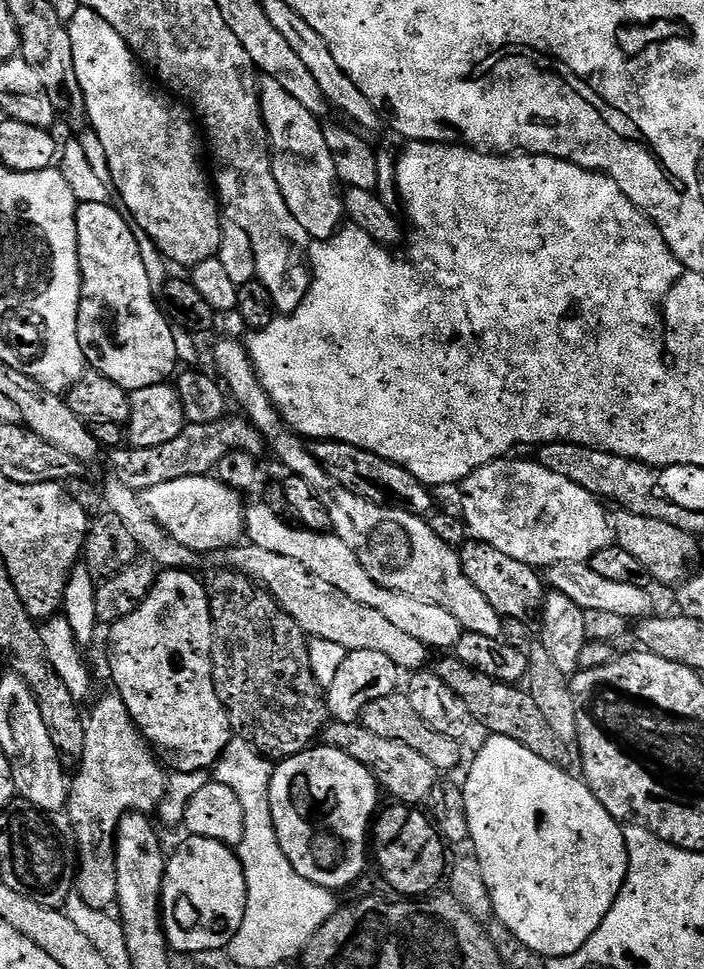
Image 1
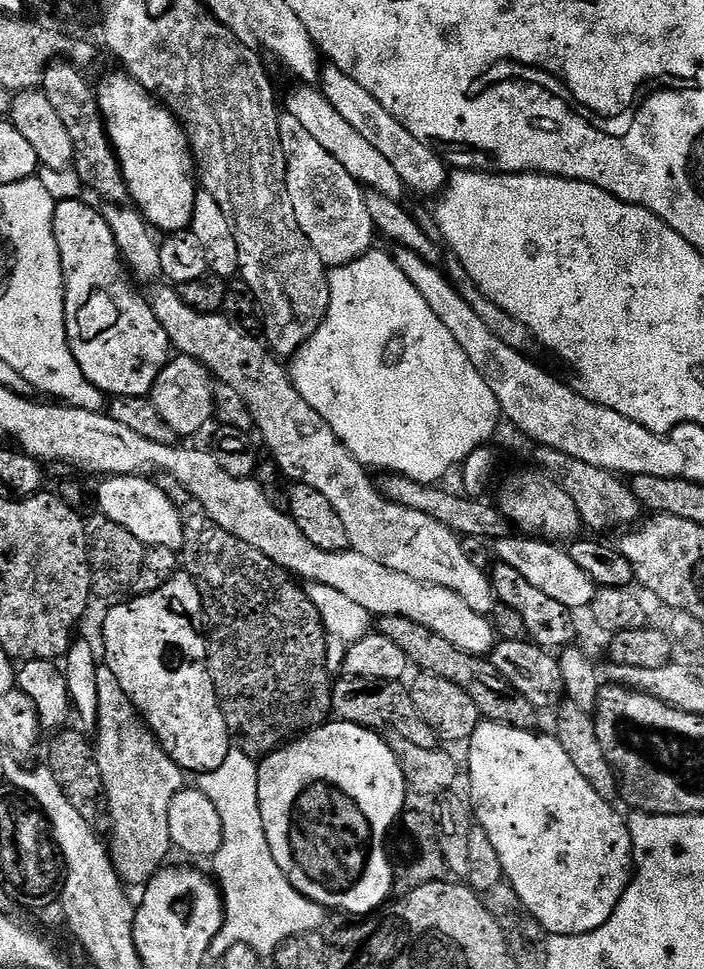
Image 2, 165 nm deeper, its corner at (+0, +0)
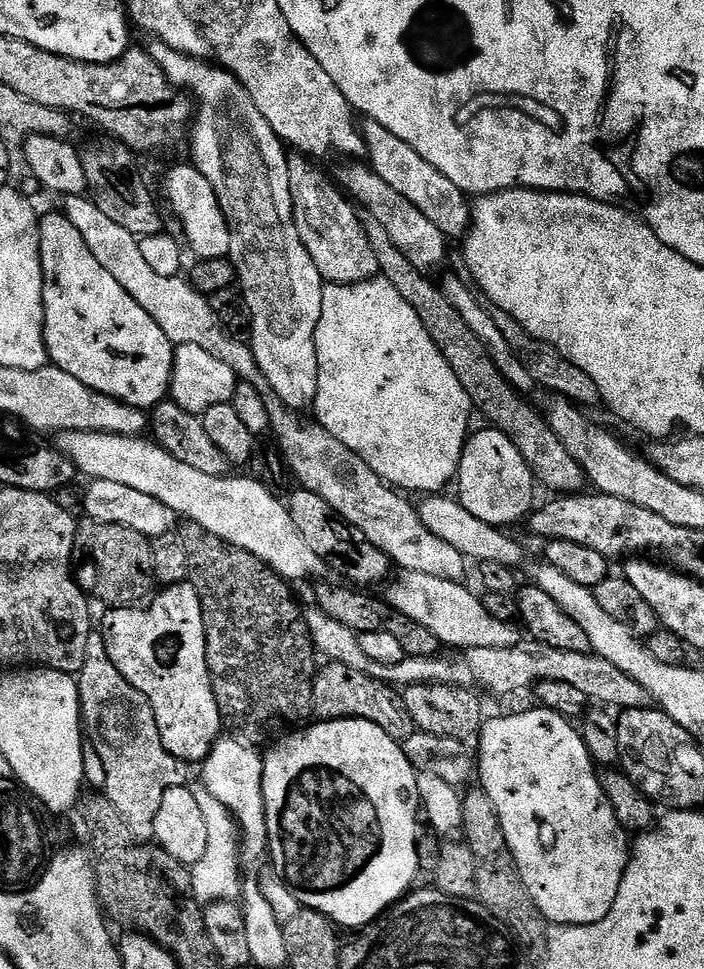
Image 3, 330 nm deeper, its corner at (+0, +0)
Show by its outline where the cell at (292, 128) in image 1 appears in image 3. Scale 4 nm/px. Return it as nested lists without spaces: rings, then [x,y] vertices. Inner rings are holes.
[[[292,154],[288,157],[288,173],[290,174],[290,198],[292,199],[292,217],[298,226],[298,234],[300,240],[306,246],[306,250],[310,250],[310,258],[314,258],[314,266],[318,266],[318,274],[322,274],[322,278],[330,284],[357,284],[363,280],[375,280],[380,272],[380,263],[374,254],[374,250],[370,246],[370,238],[366,238],[366,230],[364,229],[364,221],[358,215],[358,208],[355,203],[342,191],[339,183],[335,179],[328,180],[328,176],[320,168],[315,168],[313,161],[303,154]]]

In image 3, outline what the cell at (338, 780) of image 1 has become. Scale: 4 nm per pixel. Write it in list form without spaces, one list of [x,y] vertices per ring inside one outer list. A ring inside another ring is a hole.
[[[365,720],[316,722],[311,726],[304,726],[299,730],[287,733],[283,738],[277,739],[267,751],[263,753],[262,790],[264,791],[266,826],[268,827],[267,855],[270,860],[272,856],[272,864],[276,867],[277,872],[275,875],[291,889],[297,901],[305,909],[321,912],[323,916],[332,921],[333,925],[339,926],[341,929],[343,929],[342,927],[356,928],[352,930],[363,929],[378,917],[383,916],[417,883],[417,881],[415,882],[416,867],[420,864],[420,856],[416,853],[416,815],[418,817],[421,815],[422,805],[416,781],[418,775],[416,768],[406,758],[401,741],[390,738],[390,734],[386,734],[386,730],[382,730],[382,726],[374,726],[374,722]]]

